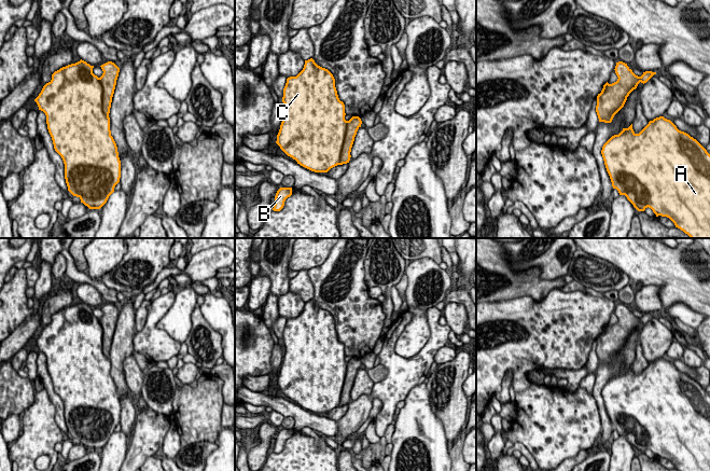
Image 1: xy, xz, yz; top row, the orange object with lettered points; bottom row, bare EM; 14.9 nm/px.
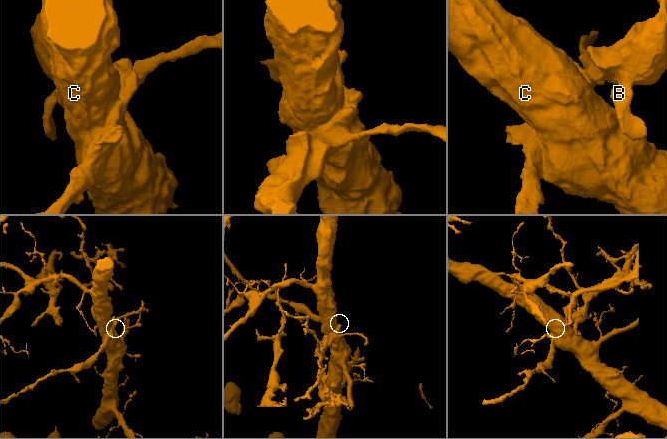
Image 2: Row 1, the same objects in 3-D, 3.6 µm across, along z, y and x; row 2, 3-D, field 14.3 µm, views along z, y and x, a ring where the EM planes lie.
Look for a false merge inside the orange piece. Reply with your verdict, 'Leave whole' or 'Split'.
Split

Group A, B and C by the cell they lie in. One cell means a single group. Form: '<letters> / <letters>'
A C / B

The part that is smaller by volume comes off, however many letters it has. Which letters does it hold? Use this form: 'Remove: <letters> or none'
Remove: B

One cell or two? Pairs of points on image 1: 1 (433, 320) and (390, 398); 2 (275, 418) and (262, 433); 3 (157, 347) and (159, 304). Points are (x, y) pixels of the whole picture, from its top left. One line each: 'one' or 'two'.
1: one
2: two
3: one

